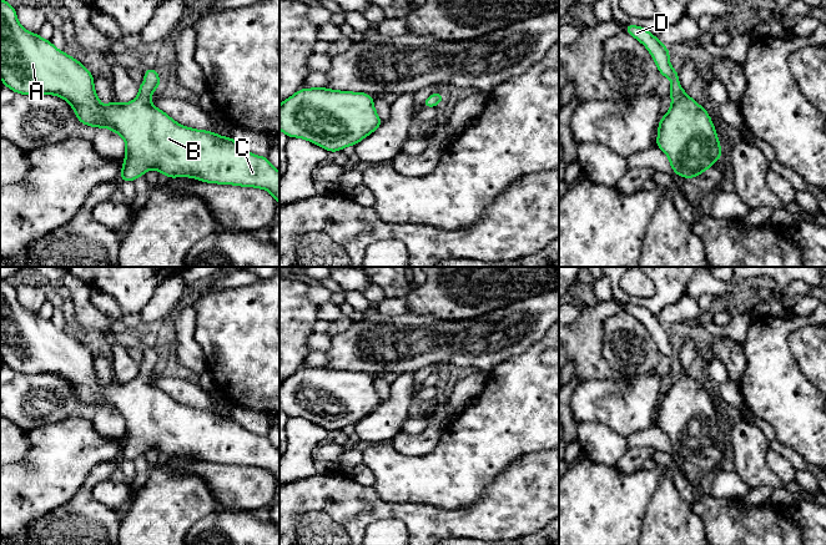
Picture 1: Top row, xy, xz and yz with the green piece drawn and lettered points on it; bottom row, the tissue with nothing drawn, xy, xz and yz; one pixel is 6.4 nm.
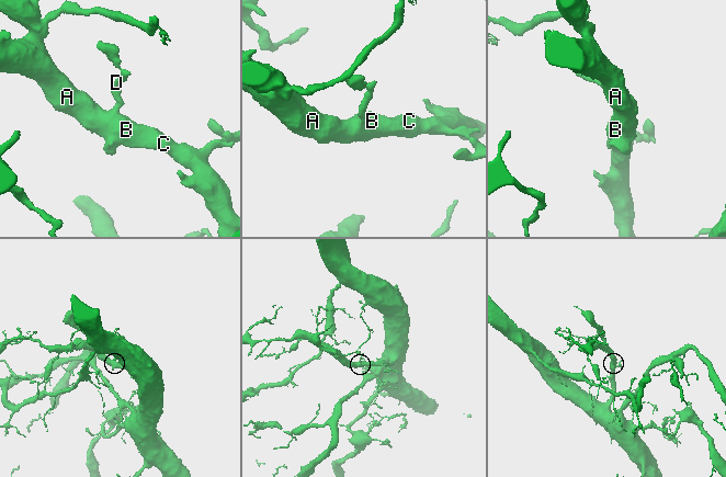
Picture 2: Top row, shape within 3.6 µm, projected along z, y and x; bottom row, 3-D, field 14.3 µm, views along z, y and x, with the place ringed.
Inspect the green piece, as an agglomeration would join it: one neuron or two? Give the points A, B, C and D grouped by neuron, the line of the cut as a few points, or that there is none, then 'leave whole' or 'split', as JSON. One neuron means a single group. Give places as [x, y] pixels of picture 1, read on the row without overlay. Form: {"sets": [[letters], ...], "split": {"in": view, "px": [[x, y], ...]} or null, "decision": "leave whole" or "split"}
{"sets": [["A", "B", "C", "D"]], "split": null, "decision": "leave whole"}

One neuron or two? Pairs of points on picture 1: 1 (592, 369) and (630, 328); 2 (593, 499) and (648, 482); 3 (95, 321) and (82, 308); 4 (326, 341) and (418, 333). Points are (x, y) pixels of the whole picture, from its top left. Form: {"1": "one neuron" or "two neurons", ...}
{"1": "two neurons", "2": "one neuron", "3": "one neuron", "4": "two neurons"}

